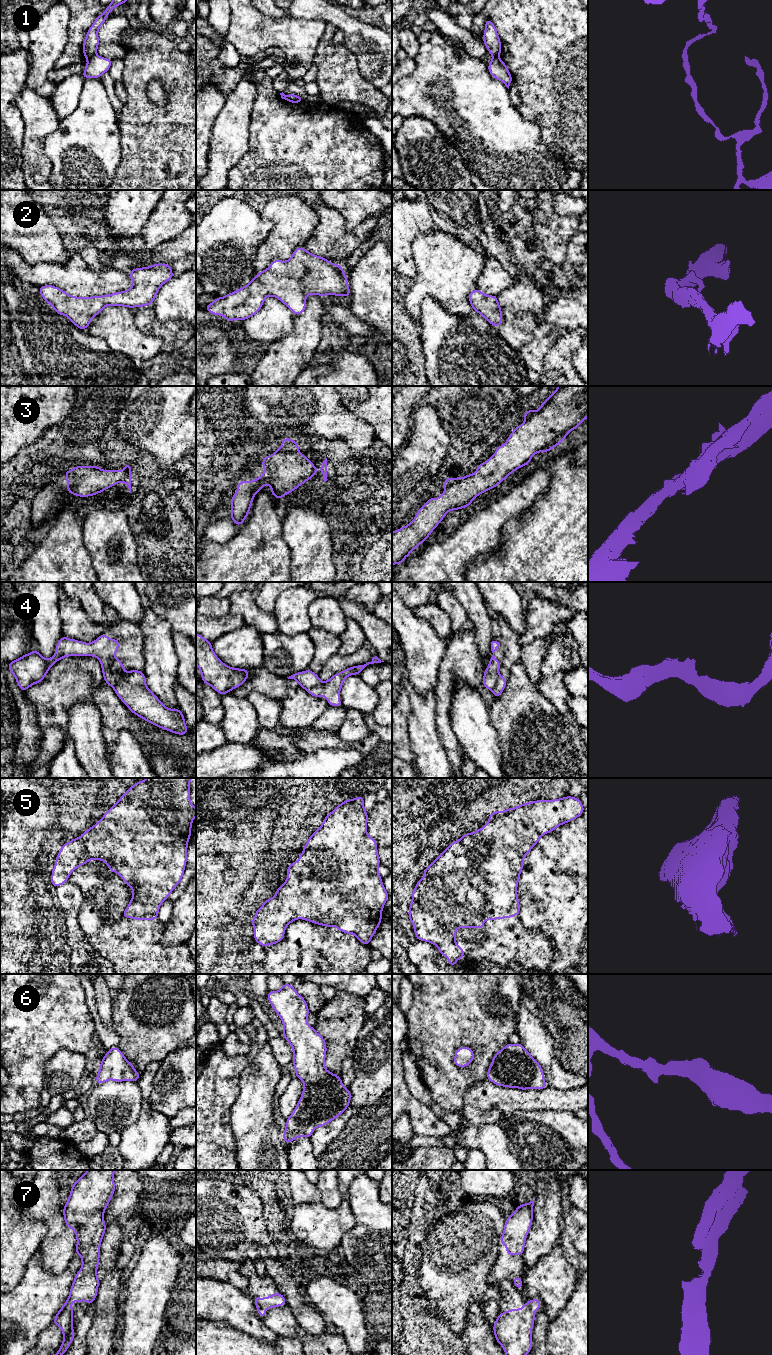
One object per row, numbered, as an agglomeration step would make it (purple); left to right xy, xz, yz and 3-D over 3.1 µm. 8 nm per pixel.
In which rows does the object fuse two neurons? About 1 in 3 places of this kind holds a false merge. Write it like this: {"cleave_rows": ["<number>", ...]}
{"cleave_rows": ["1", "4"]}

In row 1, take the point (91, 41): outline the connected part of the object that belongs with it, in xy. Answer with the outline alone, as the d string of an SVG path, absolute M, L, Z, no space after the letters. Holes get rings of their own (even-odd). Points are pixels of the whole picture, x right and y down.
M112 0L111 4L106 7L105 11L95 19L94 23L87 31L83 42L83 54L86 59L96 55L97 48L100 43L98 38L98 30L108 18L108 14L115 7L124 4L126 1L128 0Z

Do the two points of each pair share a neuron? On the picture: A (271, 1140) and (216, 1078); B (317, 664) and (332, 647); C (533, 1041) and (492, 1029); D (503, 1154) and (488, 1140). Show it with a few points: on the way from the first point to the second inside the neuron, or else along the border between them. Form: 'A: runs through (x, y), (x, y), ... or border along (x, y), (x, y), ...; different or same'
A: border along (240, 1077), (239, 1094), (231, 1107), (230, 1123); different
B: runs through (319, 660), (328, 651); same
C: border along (519, 1008), (516, 1014), (515, 1031); different
D: runs through (499, 1151), (492, 1144); same

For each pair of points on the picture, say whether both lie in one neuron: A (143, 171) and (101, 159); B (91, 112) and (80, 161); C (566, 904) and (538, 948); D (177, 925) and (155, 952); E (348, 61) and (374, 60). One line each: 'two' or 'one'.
A: two
B: one
C: two
D: two
E: two

